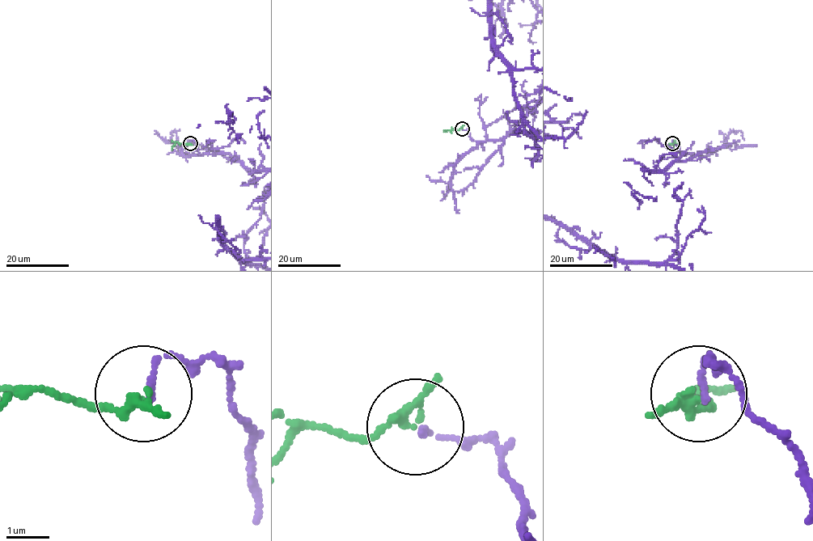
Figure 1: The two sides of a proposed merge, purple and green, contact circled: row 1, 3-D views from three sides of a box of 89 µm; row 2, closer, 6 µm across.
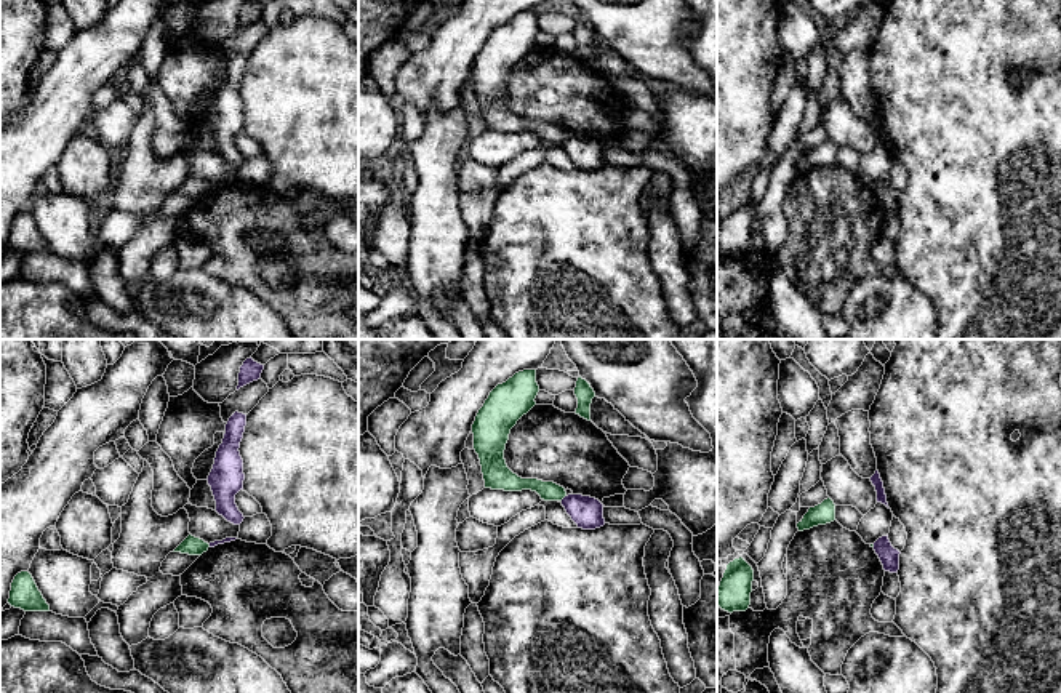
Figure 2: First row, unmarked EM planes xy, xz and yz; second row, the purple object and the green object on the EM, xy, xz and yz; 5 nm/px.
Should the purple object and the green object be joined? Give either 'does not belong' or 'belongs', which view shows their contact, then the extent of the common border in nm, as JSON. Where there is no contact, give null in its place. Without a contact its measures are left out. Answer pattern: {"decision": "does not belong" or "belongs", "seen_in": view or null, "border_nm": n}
{"decision": "does not belong", "seen_in": "xz", "border_nm": 40}

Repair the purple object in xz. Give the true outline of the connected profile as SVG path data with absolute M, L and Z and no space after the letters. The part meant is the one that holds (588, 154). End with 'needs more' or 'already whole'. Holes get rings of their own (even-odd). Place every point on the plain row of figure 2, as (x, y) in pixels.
M568 136L562 147L571 162L583 171L595 171L605 166L603 146L591 138Z; already whole

